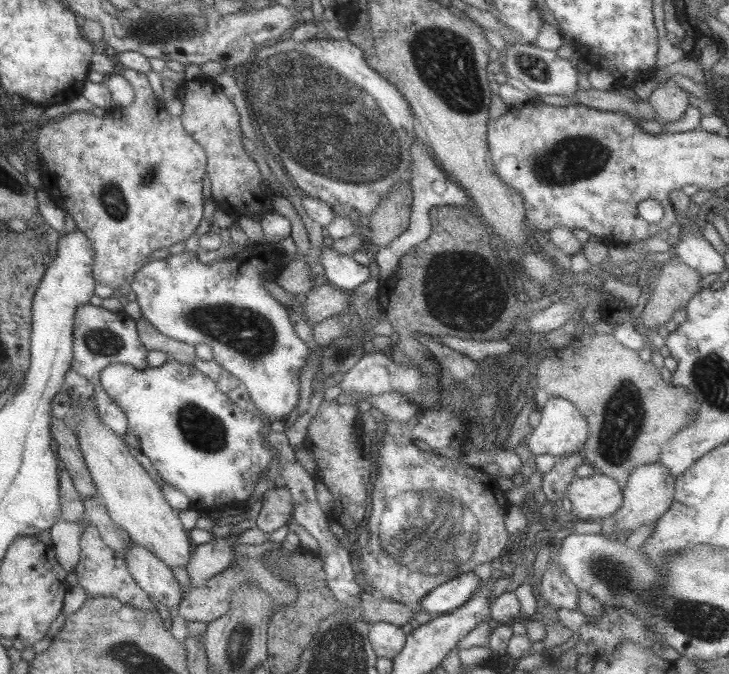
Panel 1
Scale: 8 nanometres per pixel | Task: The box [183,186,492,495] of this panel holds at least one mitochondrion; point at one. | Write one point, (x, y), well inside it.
(458, 321)

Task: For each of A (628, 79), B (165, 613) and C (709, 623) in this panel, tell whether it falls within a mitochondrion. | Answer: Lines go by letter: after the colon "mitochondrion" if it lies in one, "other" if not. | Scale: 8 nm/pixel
A: other
B: other
C: mitochondrion

